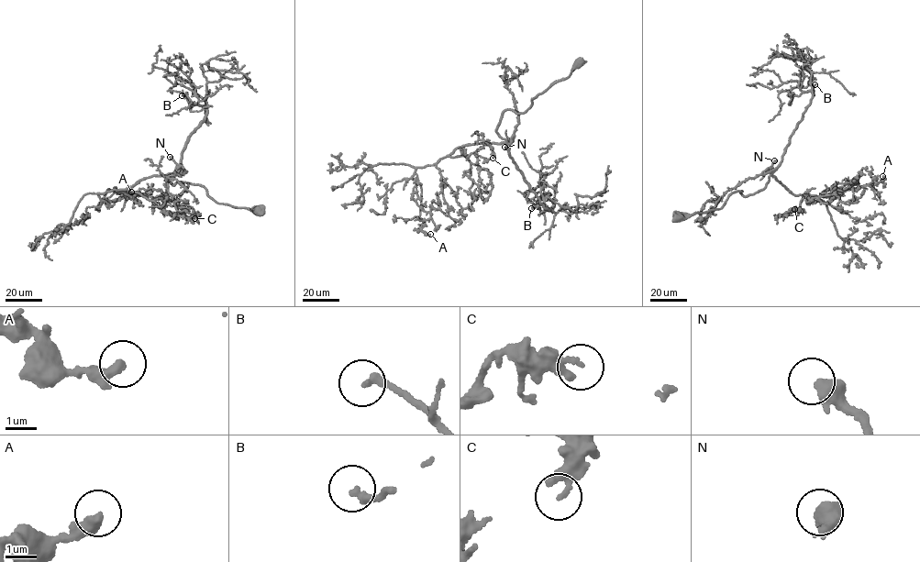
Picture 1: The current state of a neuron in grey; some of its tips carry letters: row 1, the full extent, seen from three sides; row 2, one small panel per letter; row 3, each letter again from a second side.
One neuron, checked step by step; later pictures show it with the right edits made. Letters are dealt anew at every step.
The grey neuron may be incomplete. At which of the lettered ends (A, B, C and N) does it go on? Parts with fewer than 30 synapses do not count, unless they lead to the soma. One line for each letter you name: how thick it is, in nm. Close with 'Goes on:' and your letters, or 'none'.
N: calibre 500 nm
Goes on: N

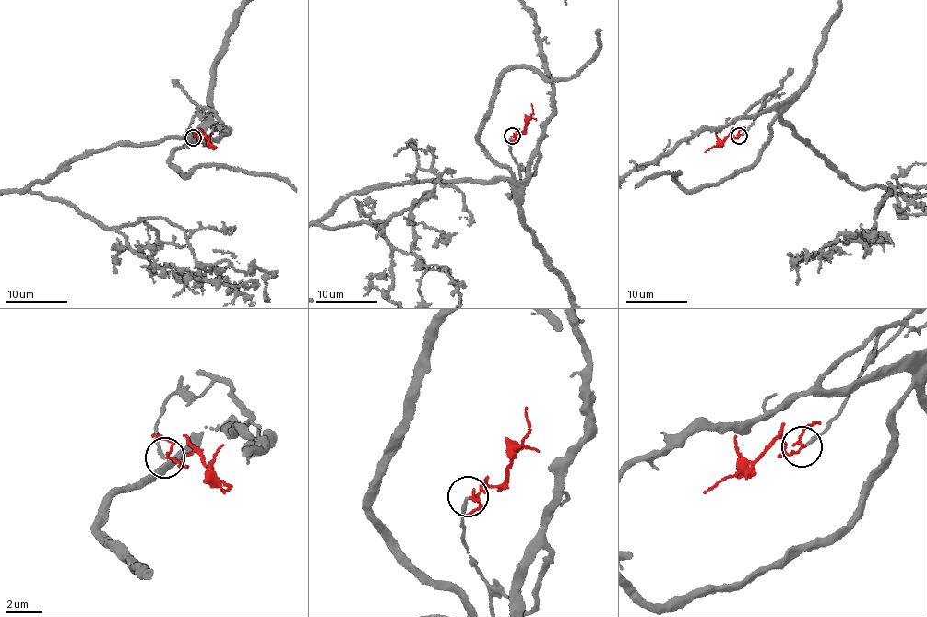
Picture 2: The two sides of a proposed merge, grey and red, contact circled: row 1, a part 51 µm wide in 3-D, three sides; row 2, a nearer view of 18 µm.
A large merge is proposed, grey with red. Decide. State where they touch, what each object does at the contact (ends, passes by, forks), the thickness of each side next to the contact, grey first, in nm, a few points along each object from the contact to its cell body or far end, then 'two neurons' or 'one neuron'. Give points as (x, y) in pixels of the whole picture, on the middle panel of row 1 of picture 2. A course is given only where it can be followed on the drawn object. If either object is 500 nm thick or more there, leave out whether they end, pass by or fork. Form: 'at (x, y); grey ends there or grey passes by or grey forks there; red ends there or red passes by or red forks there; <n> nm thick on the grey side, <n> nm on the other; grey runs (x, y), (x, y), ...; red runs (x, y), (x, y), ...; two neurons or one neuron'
at (512, 136); grey ends there; red passes by; 180 nm thick on the grey side, 120 nm on the other; grey runs (512, 136), (532, 175), (539, 155), (518, 182), (478, 136), (505, 72), (575, 77); red runs (512, 136), (524, 131), (533, 111), (531, 104); two neurons

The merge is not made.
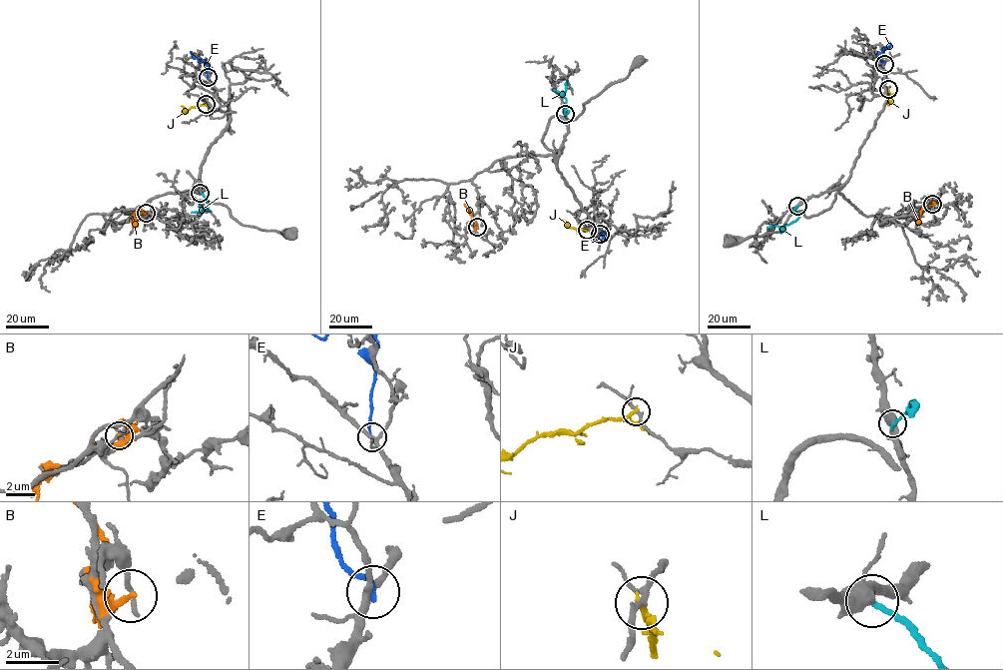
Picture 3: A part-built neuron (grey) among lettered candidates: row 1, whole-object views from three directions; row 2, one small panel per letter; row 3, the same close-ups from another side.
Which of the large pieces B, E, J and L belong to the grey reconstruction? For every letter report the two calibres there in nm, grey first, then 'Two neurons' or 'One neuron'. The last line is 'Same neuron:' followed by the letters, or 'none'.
B: Thickness 200 nm (grey) against 200 nm. Two neurons
E: Thickness 240 nm (grey) against 200 nm. Two neurons
J: Thickness 180 nm (grey) against 180 nm. Two neurons
L: Thickness 420 nm (grey) against 240 nm. One neuron
Same neuron: L

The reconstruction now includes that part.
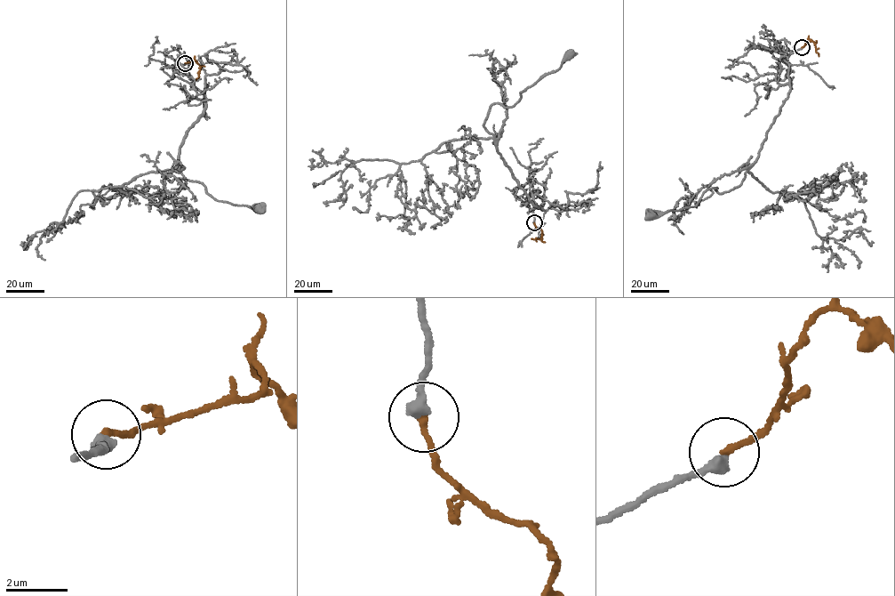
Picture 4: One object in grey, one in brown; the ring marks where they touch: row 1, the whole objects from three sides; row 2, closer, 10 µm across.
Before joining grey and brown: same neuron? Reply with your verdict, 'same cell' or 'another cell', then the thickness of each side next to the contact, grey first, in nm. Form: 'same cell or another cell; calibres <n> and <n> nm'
same cell; calibres 420 and 200 nm

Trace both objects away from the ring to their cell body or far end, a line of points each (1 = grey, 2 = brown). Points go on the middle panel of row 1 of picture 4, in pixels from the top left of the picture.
1: (534, 222), (539, 207), (483, 124), (491, 106), (513, 106), (521, 92), (559, 69), (570, 54)
2: (534, 222), (542, 230), (542, 238), (531, 238)

